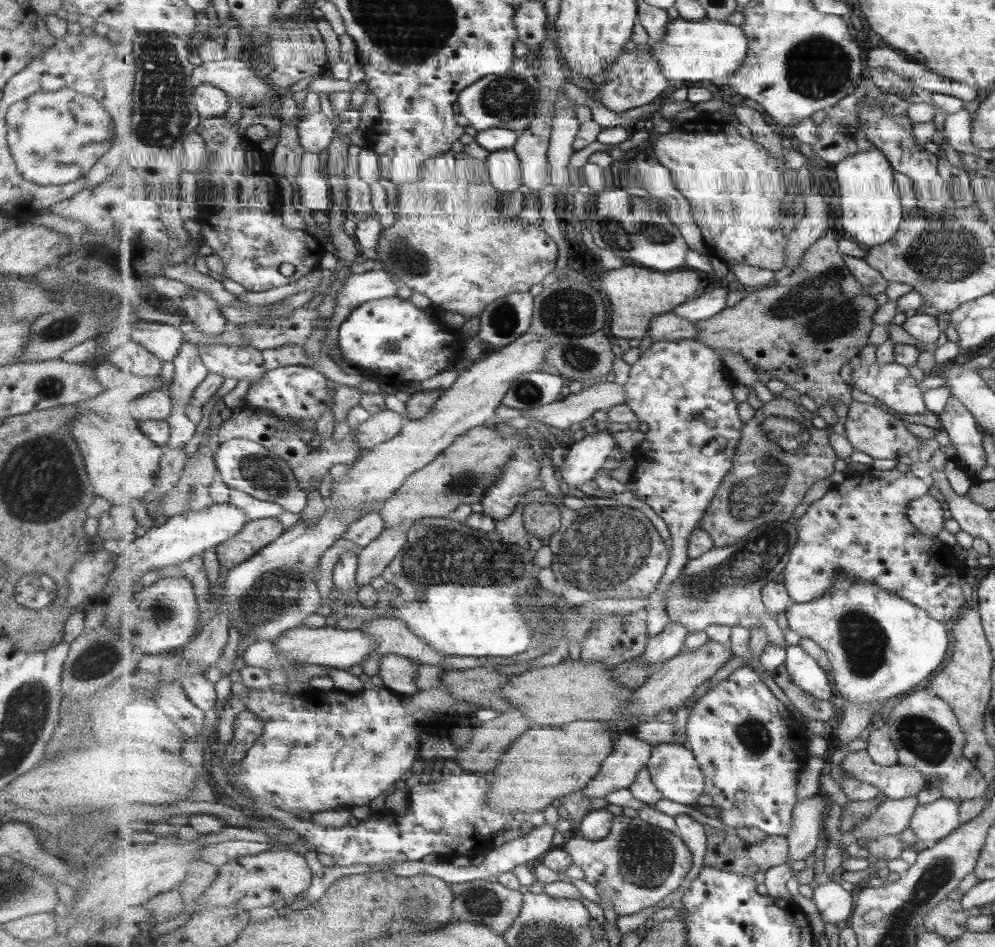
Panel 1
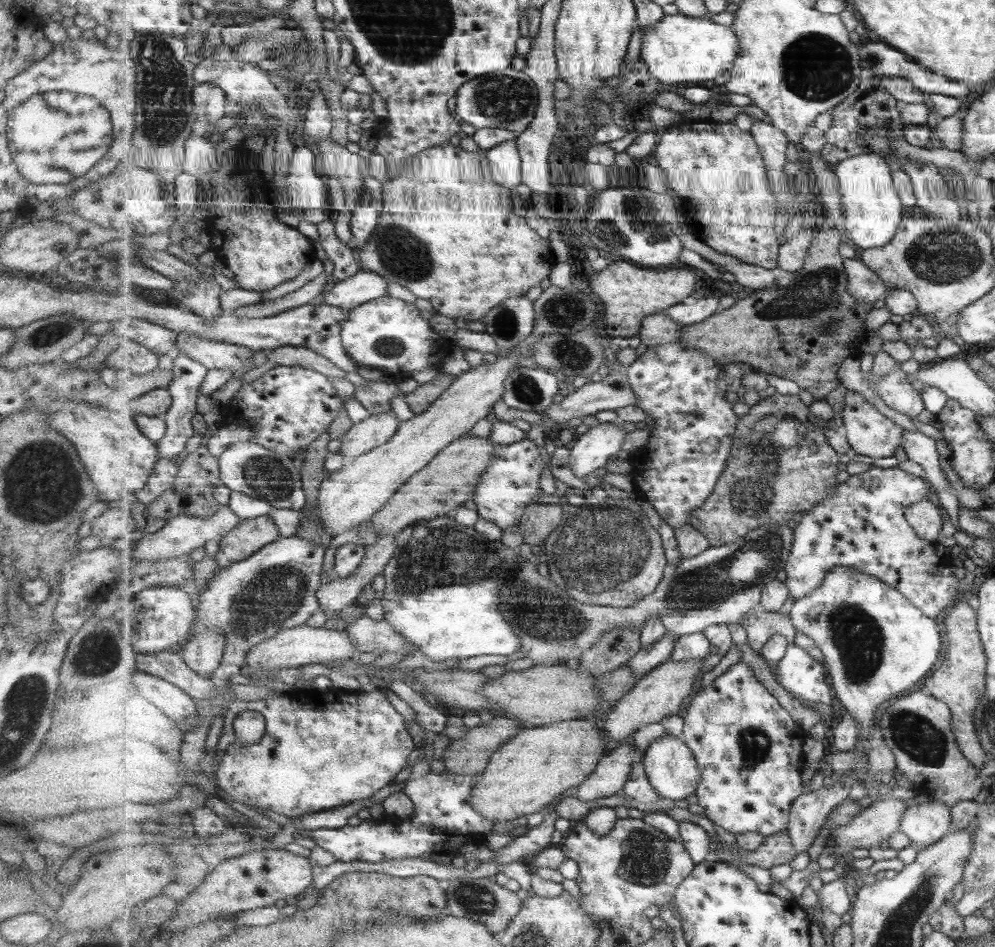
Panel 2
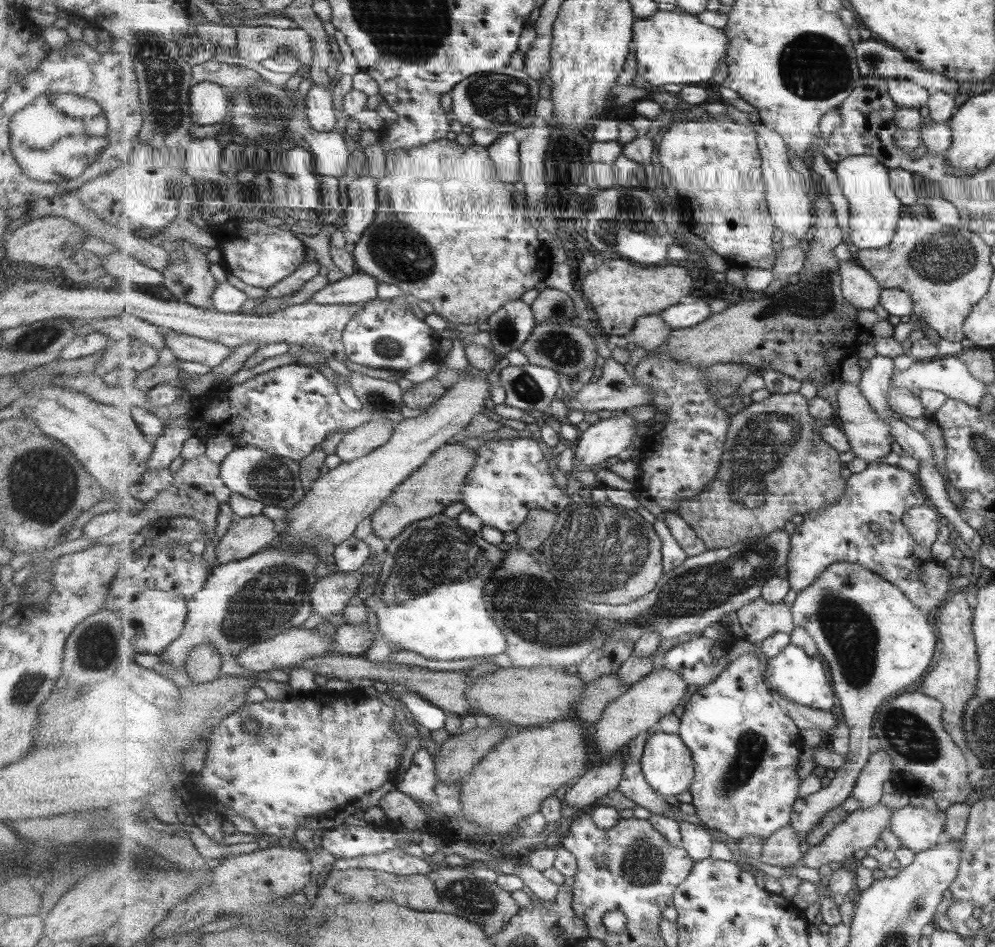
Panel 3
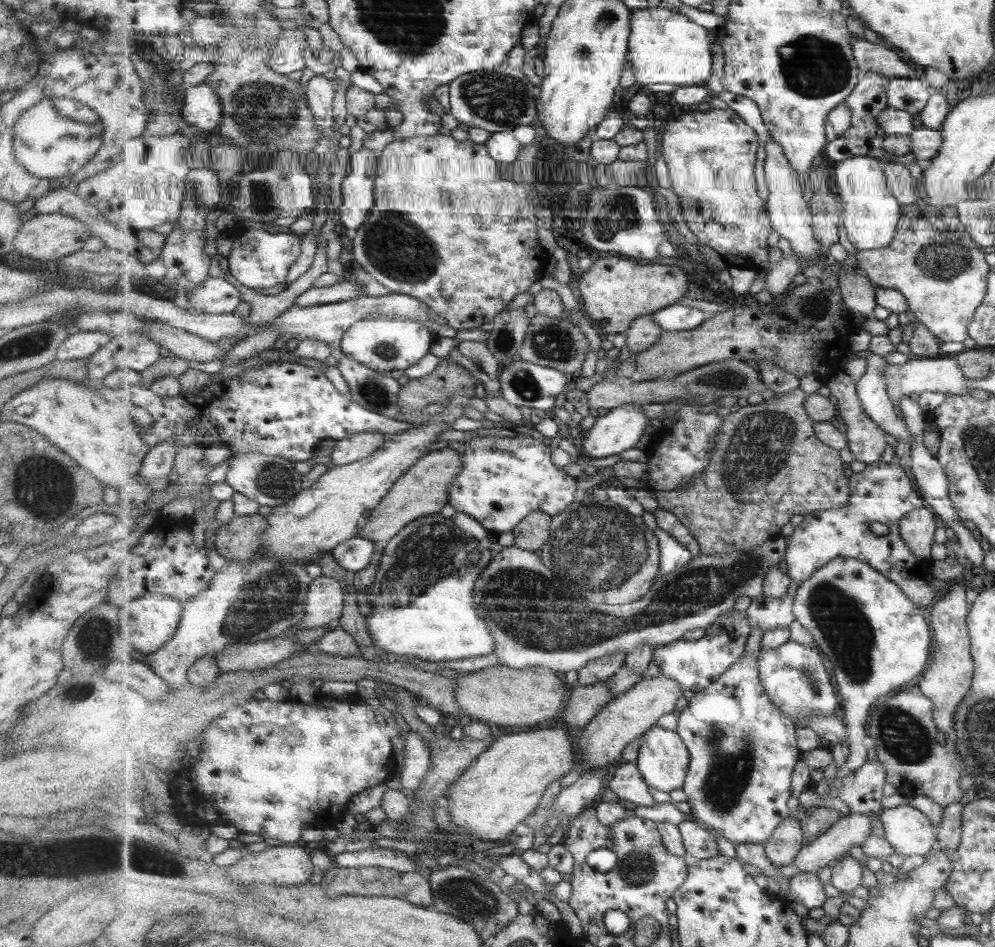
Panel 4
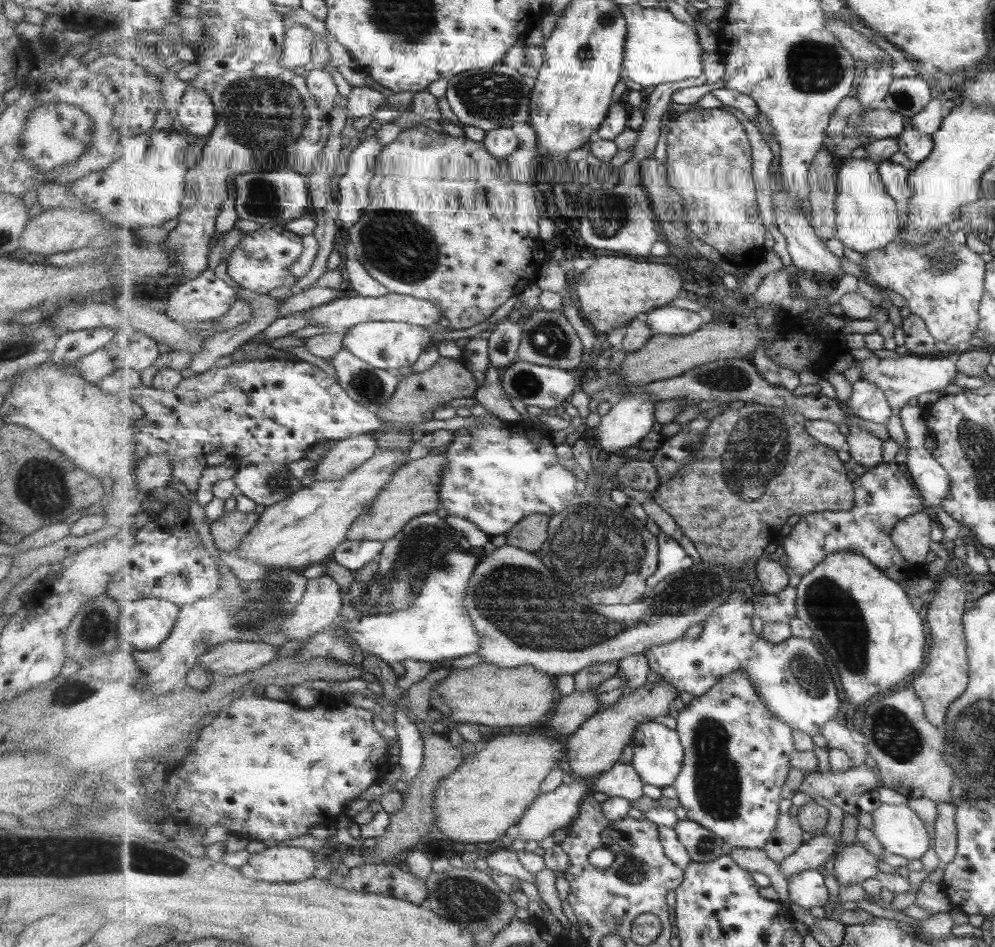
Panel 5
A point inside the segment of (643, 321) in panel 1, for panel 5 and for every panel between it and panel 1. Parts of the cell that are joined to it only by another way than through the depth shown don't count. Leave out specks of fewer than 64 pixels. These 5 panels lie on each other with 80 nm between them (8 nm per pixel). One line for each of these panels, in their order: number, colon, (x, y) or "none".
2: (629, 294)
3: (620, 293)
4: (615, 292)
5: (615, 290)

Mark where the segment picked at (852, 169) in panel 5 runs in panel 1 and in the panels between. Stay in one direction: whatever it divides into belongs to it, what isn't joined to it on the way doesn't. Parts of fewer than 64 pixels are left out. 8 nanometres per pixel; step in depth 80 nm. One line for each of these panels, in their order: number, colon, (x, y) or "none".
1: (872, 212)
2: (872, 209)
3: (876, 211)
4: (872, 214)

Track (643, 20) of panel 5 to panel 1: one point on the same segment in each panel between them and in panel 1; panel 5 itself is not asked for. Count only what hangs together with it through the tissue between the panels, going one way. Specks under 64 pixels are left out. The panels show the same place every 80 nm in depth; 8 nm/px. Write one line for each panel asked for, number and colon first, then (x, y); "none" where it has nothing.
1: (706, 50)
2: (679, 48)
3: (671, 47)
4: (666, 47)

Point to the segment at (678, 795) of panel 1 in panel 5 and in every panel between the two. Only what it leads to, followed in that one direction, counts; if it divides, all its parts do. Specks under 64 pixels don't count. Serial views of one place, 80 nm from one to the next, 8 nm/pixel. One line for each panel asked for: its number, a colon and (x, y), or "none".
2: (672, 768)
3: (668, 764)
4: (664, 761)
5: (659, 755)

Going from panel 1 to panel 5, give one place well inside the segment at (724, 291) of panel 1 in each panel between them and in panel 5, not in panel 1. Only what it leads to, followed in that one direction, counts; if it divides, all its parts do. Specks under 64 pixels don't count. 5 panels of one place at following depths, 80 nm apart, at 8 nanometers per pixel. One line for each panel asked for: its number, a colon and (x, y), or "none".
2: (687, 313)
3: (687, 315)
4: (675, 318)
5: (675, 321)

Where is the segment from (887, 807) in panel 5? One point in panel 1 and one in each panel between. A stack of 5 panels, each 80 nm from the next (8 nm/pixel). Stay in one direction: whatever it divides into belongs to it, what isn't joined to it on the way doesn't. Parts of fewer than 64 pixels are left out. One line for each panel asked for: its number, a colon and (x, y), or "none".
1: (932, 821)
2: (923, 823)
3: (917, 829)
4: (906, 828)

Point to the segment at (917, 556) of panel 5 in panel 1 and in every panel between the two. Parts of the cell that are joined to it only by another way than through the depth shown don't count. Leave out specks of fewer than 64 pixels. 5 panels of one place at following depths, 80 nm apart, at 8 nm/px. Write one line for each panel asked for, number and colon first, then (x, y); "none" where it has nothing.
1: (925, 513)
2: (924, 517)
3: (921, 521)
4: (917, 527)

